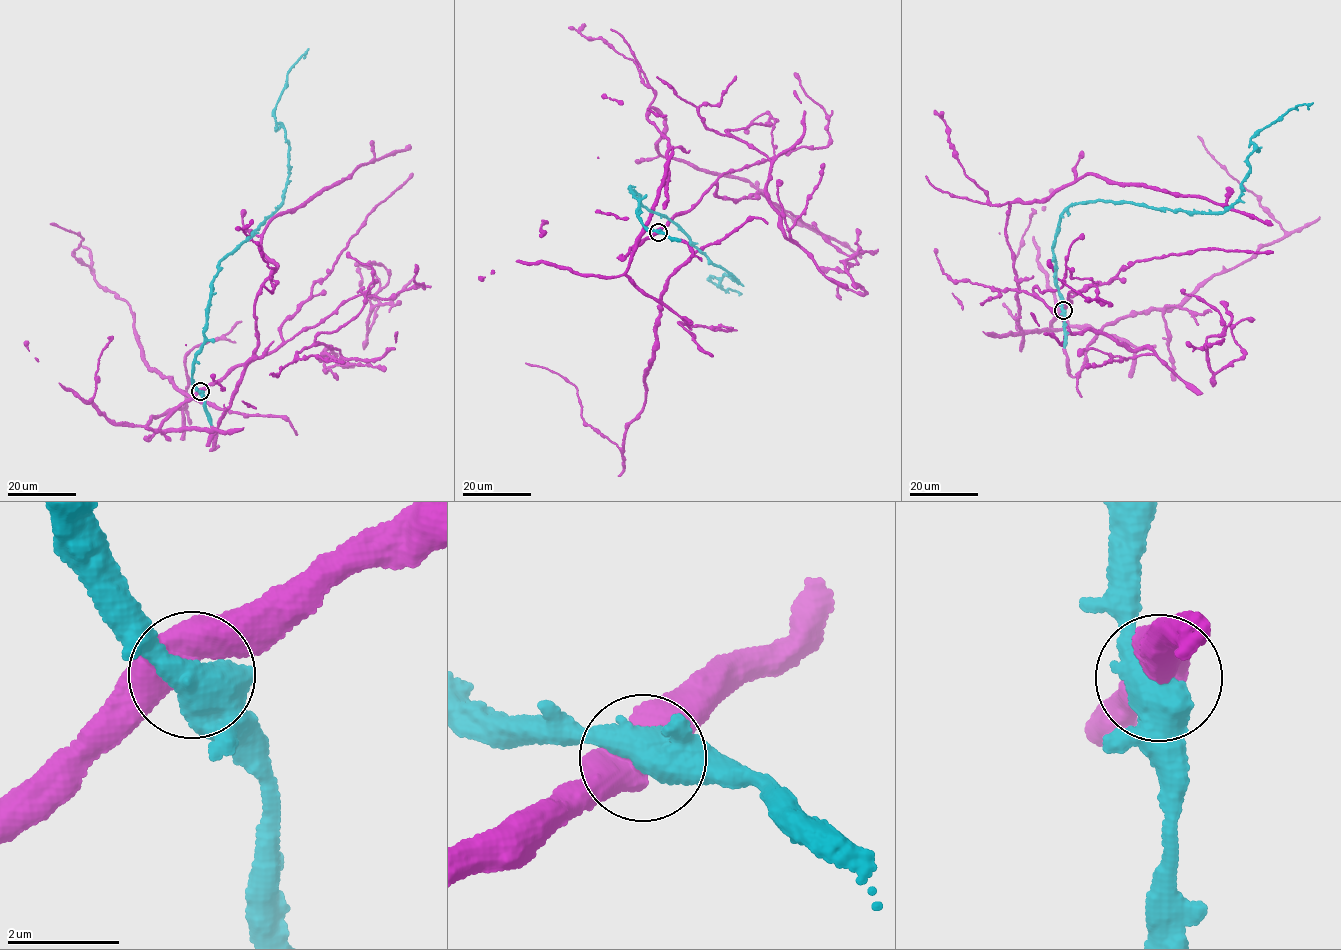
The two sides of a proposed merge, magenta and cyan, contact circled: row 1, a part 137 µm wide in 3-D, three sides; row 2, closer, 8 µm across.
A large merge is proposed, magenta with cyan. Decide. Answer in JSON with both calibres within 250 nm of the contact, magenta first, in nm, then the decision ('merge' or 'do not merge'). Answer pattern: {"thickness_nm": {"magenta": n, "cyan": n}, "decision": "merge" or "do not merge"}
{"thickness_nm": {"magenta": 550, "cyan": 550}, "decision": "merge"}

